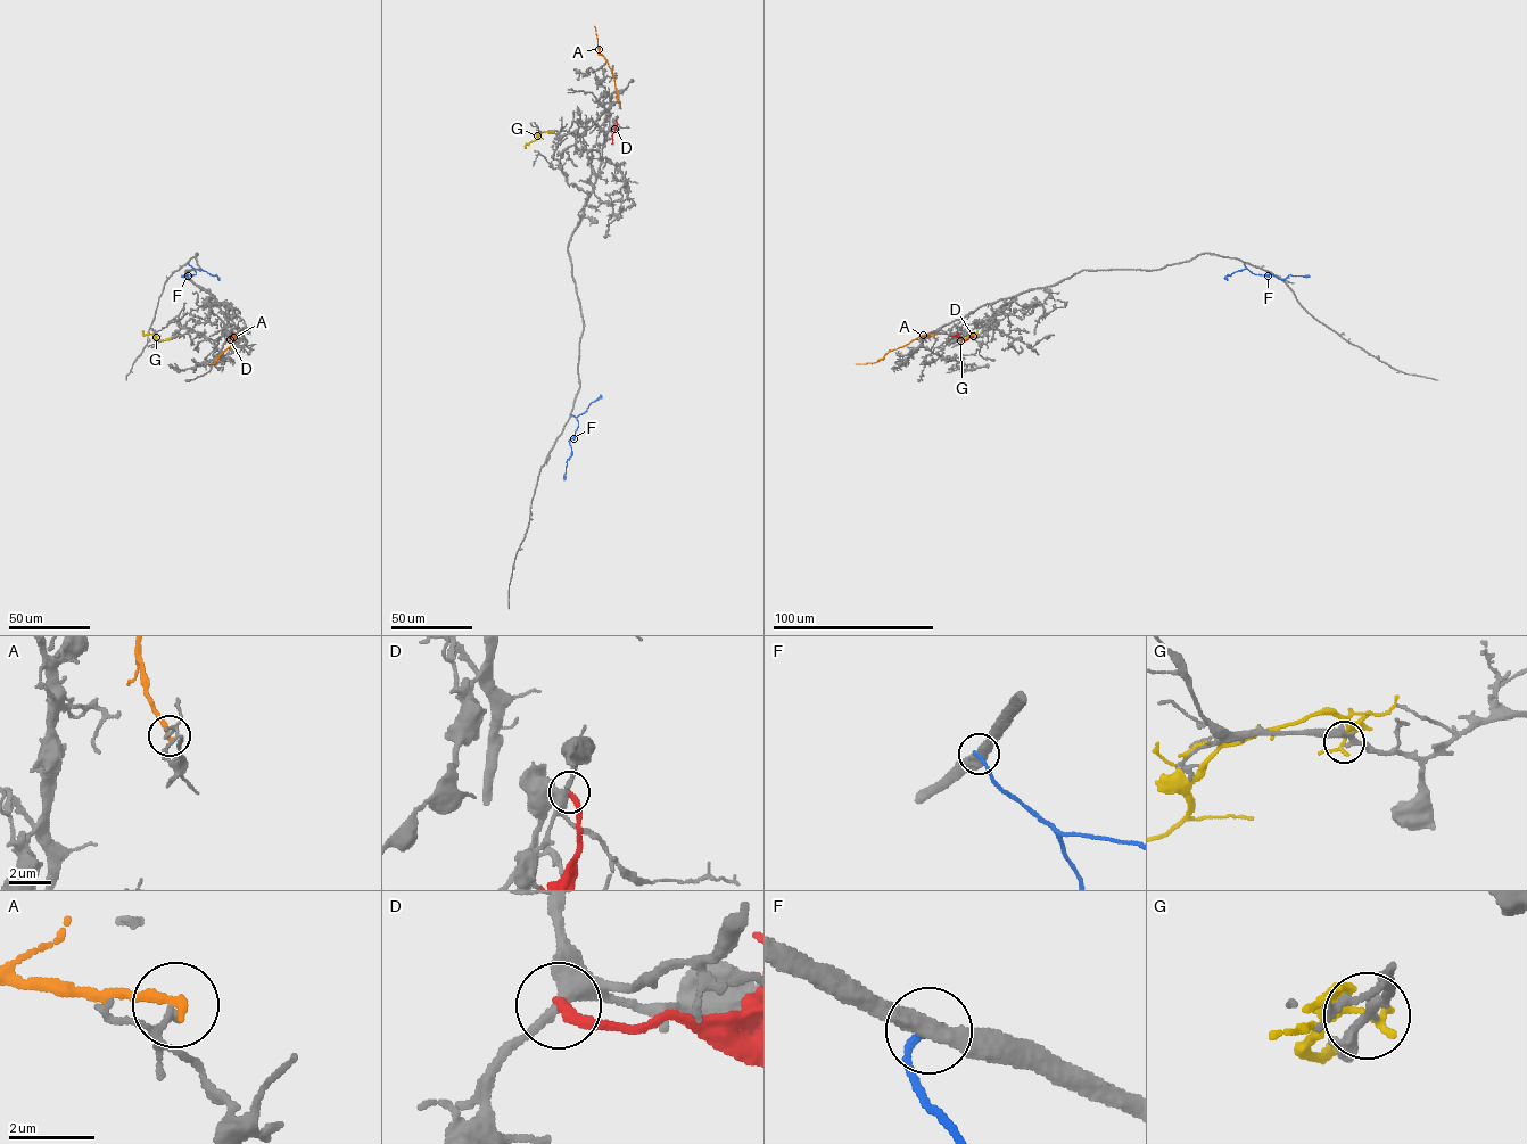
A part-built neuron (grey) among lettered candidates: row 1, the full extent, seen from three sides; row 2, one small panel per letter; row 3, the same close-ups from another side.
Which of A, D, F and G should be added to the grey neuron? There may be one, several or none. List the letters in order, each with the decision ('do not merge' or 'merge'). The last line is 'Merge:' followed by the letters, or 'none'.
A: do not merge
D: do not merge
F: do not merge
G: do not merge
Merge: none

